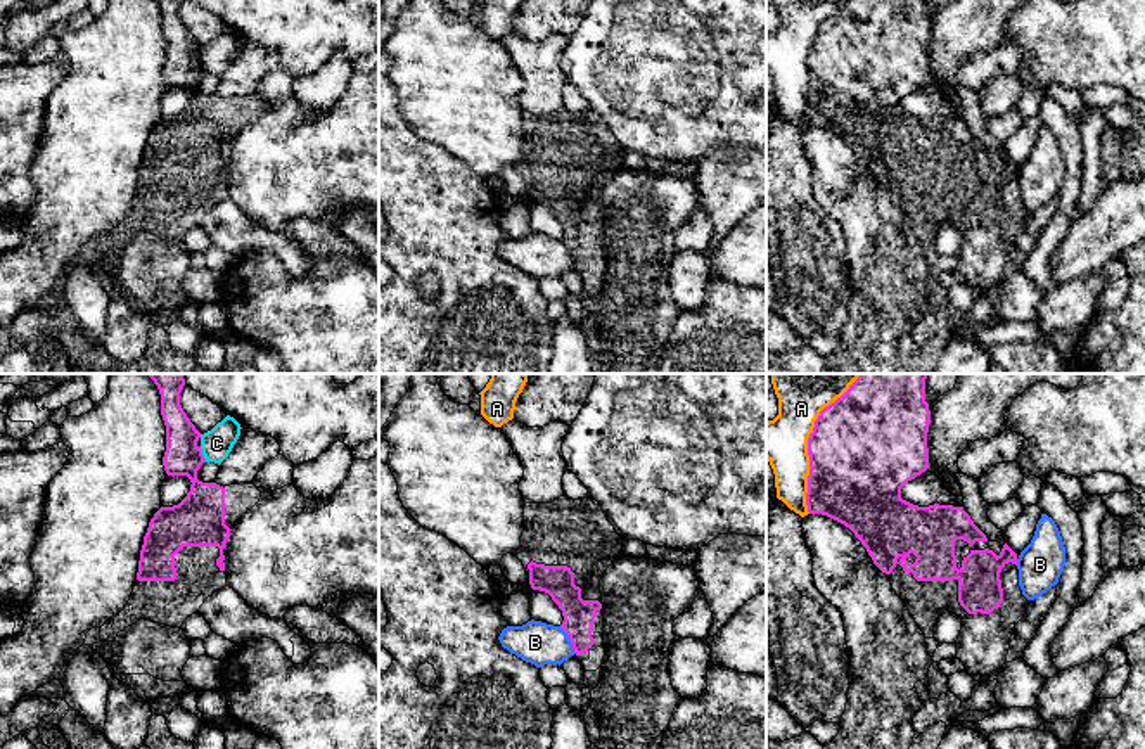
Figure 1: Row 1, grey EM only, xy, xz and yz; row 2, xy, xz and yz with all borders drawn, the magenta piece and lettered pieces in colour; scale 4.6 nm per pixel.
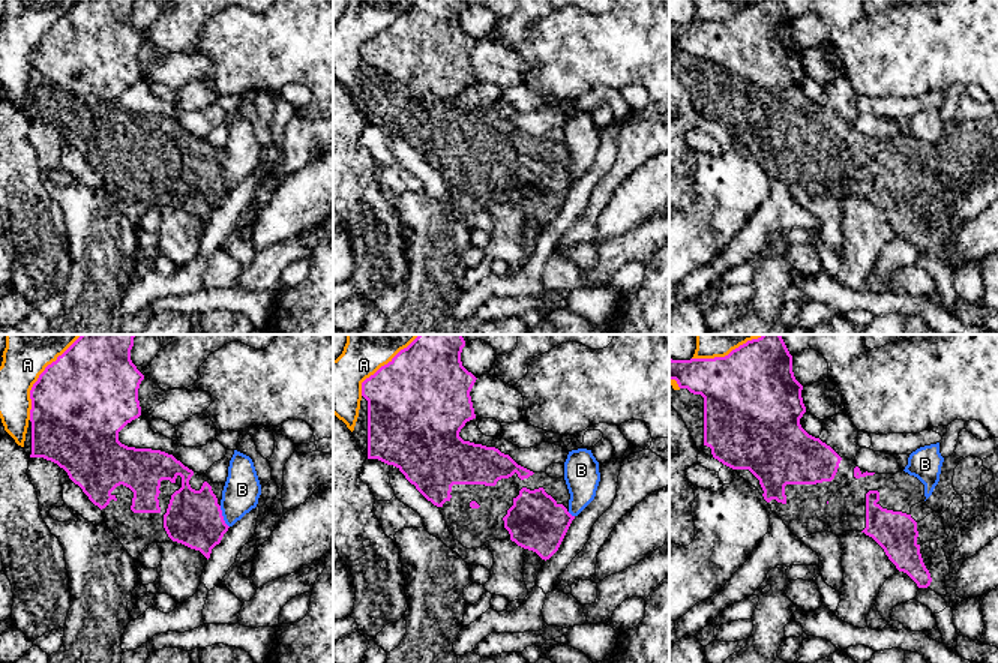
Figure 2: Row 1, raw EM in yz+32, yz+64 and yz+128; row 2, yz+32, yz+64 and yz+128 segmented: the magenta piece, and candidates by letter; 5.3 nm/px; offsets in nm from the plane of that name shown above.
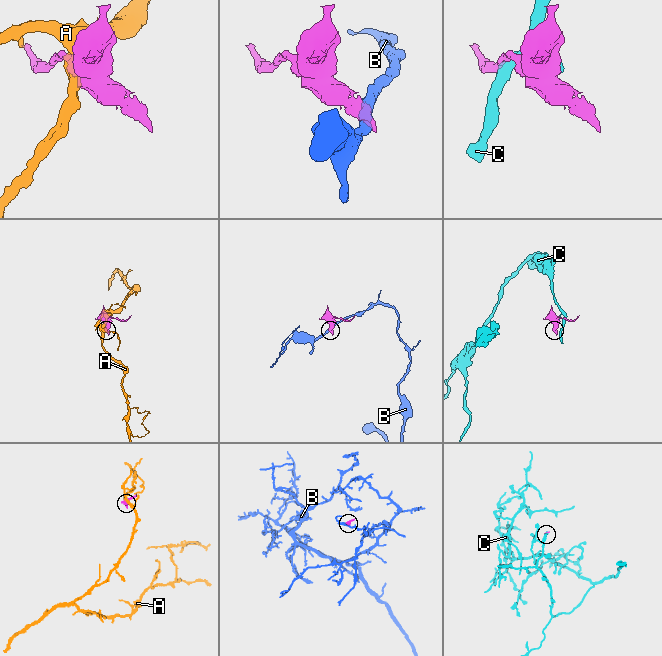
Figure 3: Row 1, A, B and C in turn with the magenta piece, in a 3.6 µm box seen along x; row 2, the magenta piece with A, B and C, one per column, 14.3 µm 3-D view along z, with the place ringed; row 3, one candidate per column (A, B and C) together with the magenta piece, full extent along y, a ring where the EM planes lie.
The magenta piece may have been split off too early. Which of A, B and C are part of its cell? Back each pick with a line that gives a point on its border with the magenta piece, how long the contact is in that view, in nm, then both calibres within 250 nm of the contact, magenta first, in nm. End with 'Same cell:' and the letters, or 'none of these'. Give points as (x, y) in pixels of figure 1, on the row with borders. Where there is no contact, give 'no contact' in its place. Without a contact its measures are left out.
Same cell: none of these

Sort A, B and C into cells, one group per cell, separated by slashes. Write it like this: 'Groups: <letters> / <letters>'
Groups: A / B / C

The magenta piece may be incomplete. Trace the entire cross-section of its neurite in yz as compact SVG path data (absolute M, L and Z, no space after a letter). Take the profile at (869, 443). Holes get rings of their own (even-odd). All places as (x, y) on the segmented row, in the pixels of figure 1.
M860 374L841 398L820 412L808 438L806 505L809 514L827 515L854 533L873 564L887 574L892 590L908 607L925 638L932 638L934 624L946 612L963 618L998 609L1003 602L1000 573L1008 562L1017 566L1020 554L1015 554L1005 538L988 540L963 507L939 503L918 507L901 498L901 488L929 469L931 410L925 401L925 379L927 374Z

